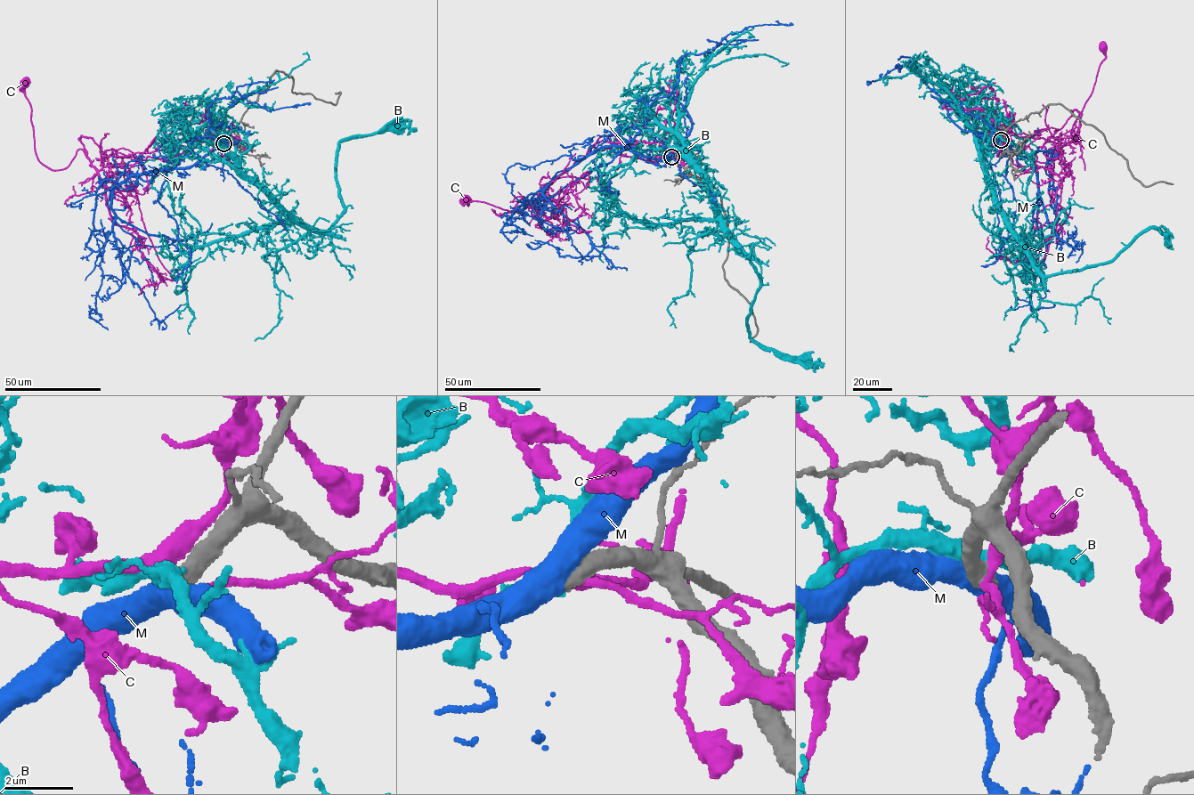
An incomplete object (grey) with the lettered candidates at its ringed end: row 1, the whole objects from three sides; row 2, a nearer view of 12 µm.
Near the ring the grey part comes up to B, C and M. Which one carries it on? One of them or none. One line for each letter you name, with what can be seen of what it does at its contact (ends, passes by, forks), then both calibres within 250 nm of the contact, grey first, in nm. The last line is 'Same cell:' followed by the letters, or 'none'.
M: It passes by. Thickness 700 nm (grey) against 550 nm
Same cell: M

